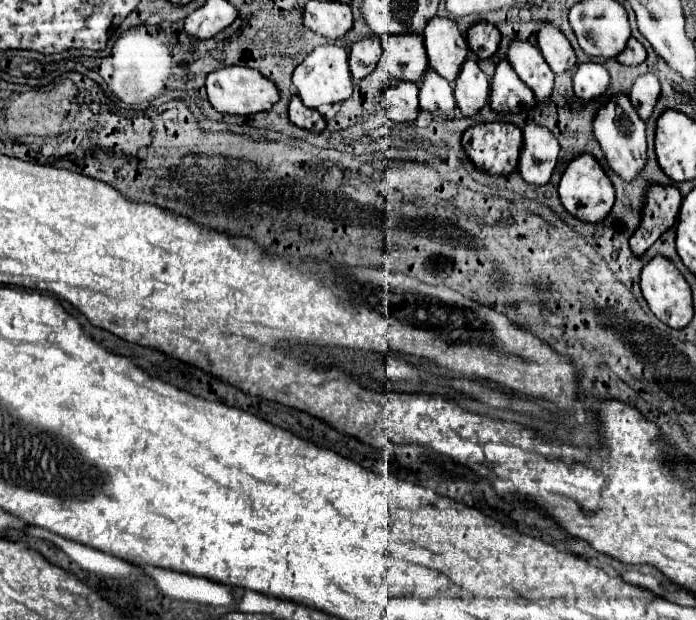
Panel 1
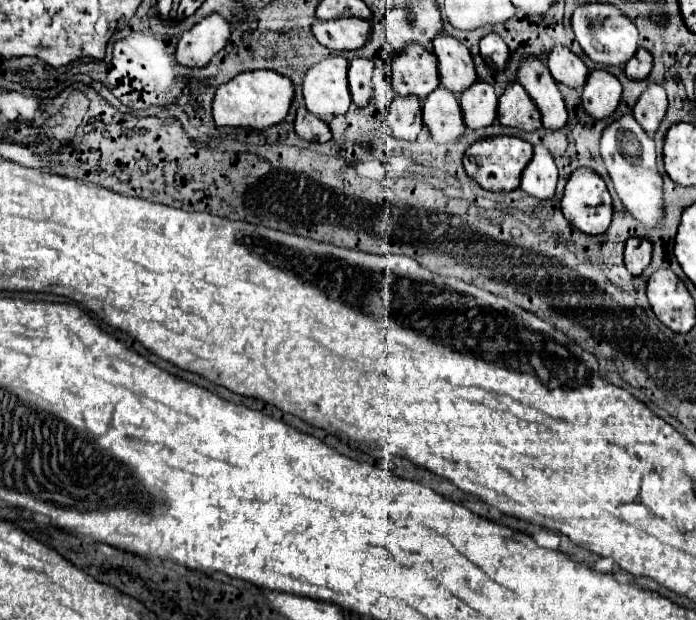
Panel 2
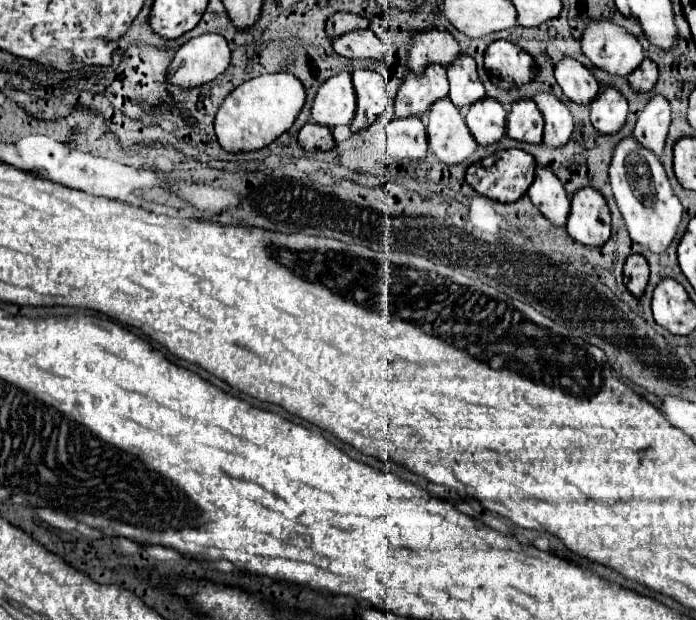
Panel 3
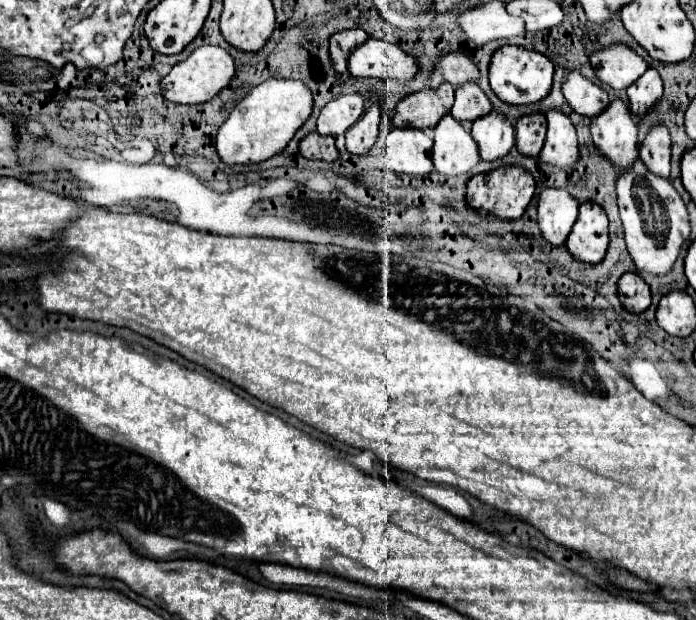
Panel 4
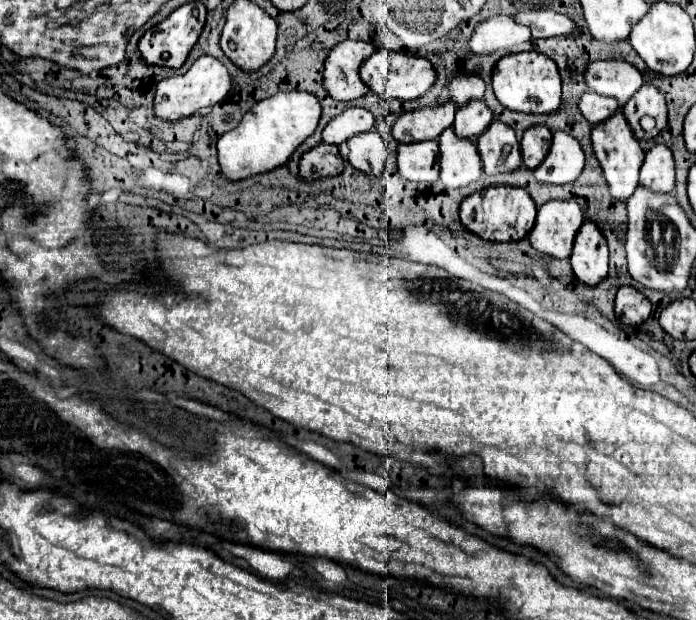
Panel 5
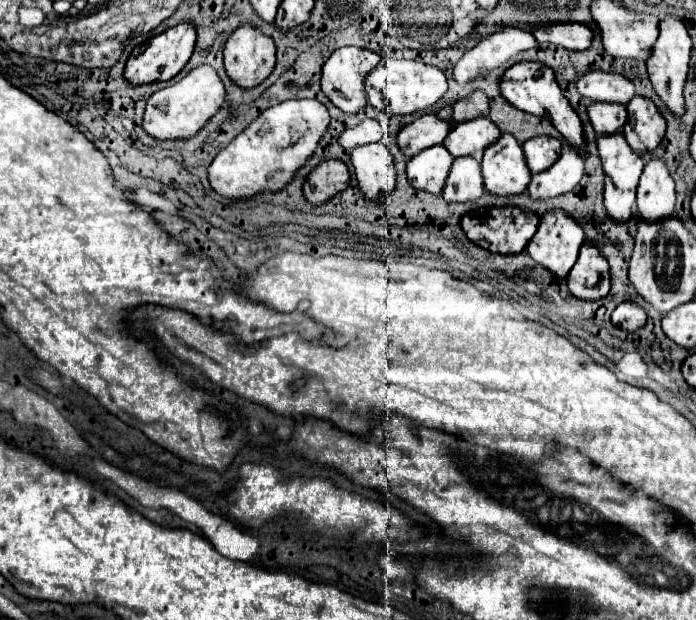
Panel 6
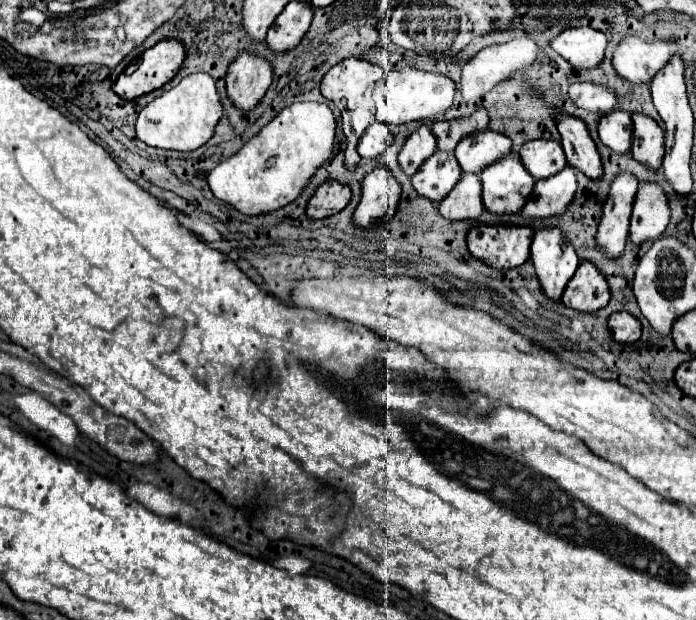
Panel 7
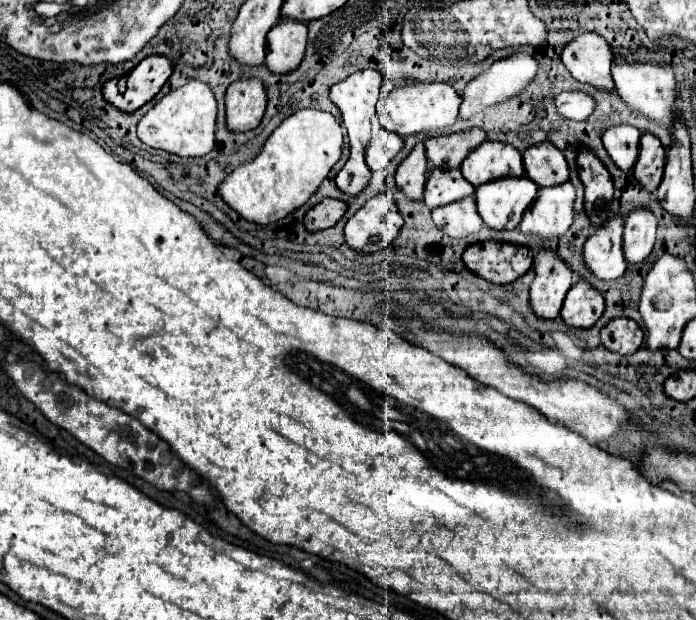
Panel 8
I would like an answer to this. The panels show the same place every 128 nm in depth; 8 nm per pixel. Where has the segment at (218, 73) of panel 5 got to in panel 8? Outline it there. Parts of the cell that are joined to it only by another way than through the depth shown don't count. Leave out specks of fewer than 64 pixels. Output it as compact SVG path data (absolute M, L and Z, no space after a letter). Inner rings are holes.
M192 78L184 86L166 94L156 106L152 106L138 122L138 138L158 150L166 150L170 154L178 154L182 158L188 156L204 156L214 148L214 132L216 132L216 98L208 84Z

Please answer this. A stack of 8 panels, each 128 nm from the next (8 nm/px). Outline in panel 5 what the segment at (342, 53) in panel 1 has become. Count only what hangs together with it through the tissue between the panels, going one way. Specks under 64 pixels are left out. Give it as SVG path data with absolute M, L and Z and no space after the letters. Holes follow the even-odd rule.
M358 106L346 108L342 114L338 114L326 124L326 128L322 130L322 140L328 144L340 144L360 132L372 130L372 126L374 126L374 116L368 110Z

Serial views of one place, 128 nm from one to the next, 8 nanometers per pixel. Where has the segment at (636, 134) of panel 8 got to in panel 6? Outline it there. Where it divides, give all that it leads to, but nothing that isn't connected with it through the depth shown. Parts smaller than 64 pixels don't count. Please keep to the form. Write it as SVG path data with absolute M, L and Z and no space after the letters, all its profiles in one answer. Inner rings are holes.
M590 104L588 118L598 134L612 134L622 130L626 122L626 106L622 104Z

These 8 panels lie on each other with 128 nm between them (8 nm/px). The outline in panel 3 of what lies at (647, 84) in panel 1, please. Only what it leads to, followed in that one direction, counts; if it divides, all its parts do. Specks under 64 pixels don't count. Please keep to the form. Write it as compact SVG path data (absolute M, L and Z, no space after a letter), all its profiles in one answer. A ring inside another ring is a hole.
M656 94L648 100L644 110L638 114L634 136L642 146L662 156L668 126L670 126L670 102L664 96Z

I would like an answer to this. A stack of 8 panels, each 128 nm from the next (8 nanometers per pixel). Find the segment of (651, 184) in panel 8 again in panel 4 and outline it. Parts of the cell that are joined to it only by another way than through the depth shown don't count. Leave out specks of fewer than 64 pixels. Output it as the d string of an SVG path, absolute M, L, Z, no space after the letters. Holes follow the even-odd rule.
M648 68L644 76L640 76L640 80L636 80L636 84L632 84L626 92L632 114L644 116L646 110L662 96L662 78L654 68Z

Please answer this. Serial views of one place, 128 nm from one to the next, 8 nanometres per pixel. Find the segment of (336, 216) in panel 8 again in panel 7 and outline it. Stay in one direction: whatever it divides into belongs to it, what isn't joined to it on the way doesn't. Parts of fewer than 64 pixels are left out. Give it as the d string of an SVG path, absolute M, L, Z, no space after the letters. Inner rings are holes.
M326 180L308 200L306 214L308 218L326 218L340 212L350 200L350 186L338 180Z

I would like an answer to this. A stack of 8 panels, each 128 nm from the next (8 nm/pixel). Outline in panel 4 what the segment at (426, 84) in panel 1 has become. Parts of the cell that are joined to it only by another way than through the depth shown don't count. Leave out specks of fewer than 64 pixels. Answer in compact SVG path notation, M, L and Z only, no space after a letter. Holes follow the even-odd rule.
M444 116L444 120L440 120L440 124L434 128L434 168L446 176L458 176L470 172L478 160L478 146L474 144L470 132L464 130L454 116Z

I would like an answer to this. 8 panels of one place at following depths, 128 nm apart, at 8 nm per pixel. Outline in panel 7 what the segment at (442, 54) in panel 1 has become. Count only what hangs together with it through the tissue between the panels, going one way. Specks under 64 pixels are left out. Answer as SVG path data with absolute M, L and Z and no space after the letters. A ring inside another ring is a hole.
M486 128L476 136L464 136L456 146L456 160L464 172L480 174L488 164L512 150L512 140L500 132Z

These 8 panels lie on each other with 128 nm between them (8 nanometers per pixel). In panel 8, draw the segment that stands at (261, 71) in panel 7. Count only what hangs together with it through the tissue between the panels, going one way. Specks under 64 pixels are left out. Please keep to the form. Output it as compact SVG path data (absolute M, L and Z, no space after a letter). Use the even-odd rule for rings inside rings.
M242 78L228 86L226 120L234 132L246 132L260 124L266 108L266 86L260 78Z

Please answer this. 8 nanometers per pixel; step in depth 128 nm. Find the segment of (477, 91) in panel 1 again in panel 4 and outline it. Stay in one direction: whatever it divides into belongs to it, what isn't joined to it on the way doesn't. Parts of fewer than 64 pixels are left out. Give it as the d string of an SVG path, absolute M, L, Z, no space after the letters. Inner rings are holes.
M496 108L472 122L472 138L480 148L482 160L496 160L514 146L514 124Z

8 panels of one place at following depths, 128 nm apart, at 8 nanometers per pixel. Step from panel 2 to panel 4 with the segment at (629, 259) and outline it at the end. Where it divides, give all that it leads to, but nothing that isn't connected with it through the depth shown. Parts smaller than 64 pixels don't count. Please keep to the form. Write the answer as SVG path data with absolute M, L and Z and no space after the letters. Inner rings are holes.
M626 272L618 280L618 296L624 308L634 314L644 312L650 306L650 288L636 272Z

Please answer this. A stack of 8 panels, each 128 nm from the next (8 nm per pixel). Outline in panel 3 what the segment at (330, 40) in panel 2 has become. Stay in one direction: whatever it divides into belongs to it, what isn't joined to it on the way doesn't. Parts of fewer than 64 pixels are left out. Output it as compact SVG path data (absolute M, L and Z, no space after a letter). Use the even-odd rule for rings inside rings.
M370 28L336 36L336 40L332 40L332 48L346 58L370 58L370 60L382 60L386 52L384 44Z

